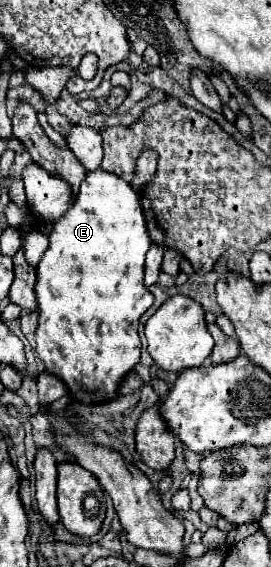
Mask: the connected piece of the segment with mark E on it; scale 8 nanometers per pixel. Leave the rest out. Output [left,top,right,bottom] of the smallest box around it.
[35,169,153,405]

